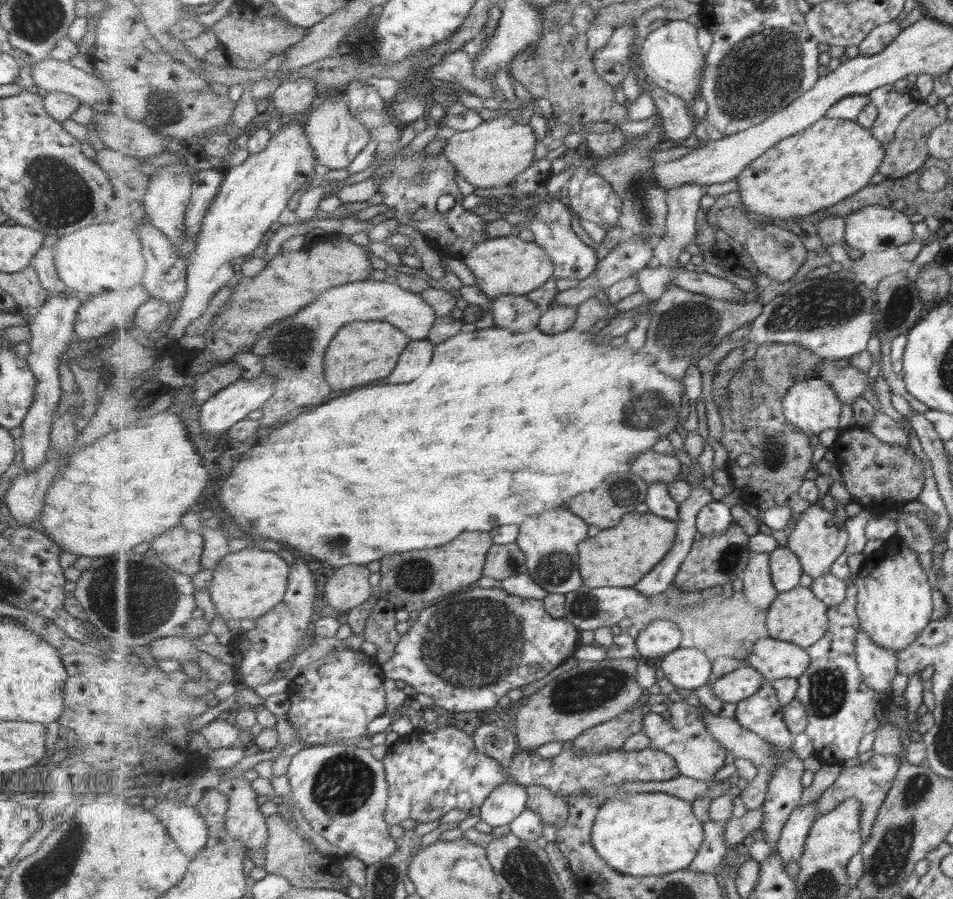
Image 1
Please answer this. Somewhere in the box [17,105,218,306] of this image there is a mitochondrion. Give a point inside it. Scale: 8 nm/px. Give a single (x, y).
(57, 195)

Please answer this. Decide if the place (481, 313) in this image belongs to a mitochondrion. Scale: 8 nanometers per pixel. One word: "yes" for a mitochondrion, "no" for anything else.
no

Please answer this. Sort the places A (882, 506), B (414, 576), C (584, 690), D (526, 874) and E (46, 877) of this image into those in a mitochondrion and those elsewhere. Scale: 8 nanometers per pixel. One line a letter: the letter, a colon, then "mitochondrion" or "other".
A: other
B: mitochondrion
C: mitochondrion
D: mitochondrion
E: mitochondrion

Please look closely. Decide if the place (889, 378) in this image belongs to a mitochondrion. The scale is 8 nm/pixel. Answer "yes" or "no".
no

